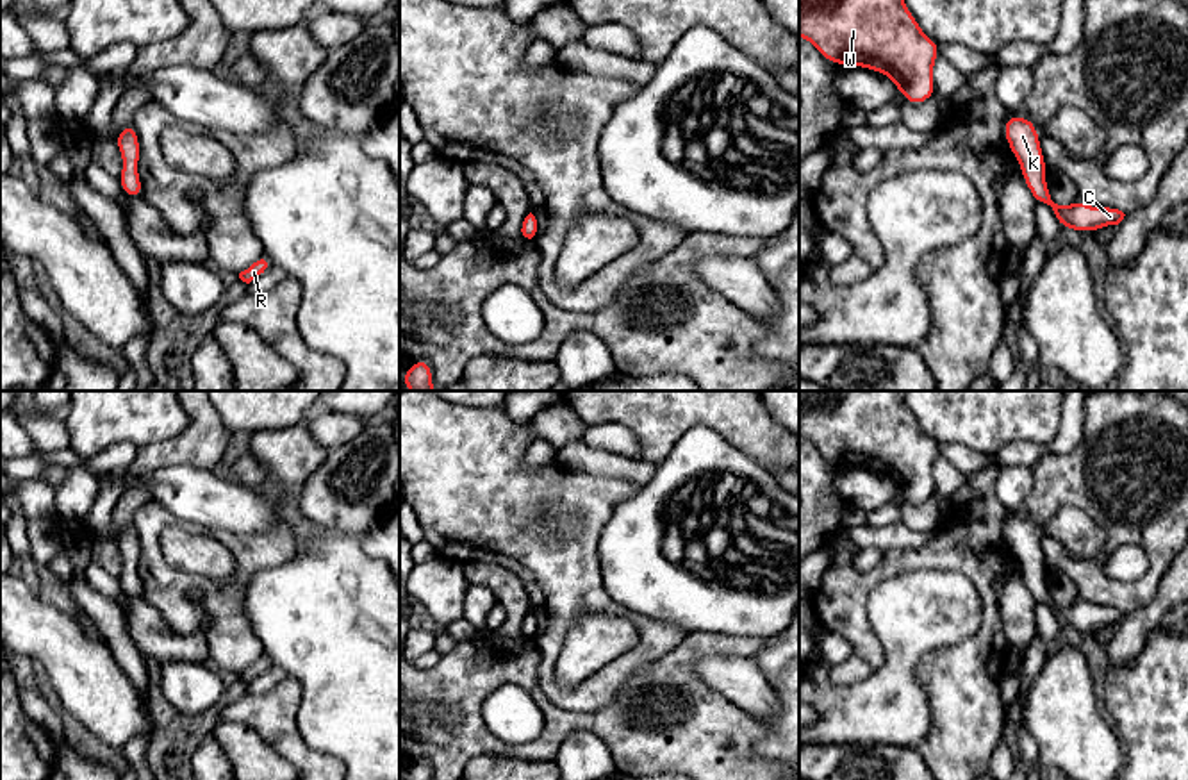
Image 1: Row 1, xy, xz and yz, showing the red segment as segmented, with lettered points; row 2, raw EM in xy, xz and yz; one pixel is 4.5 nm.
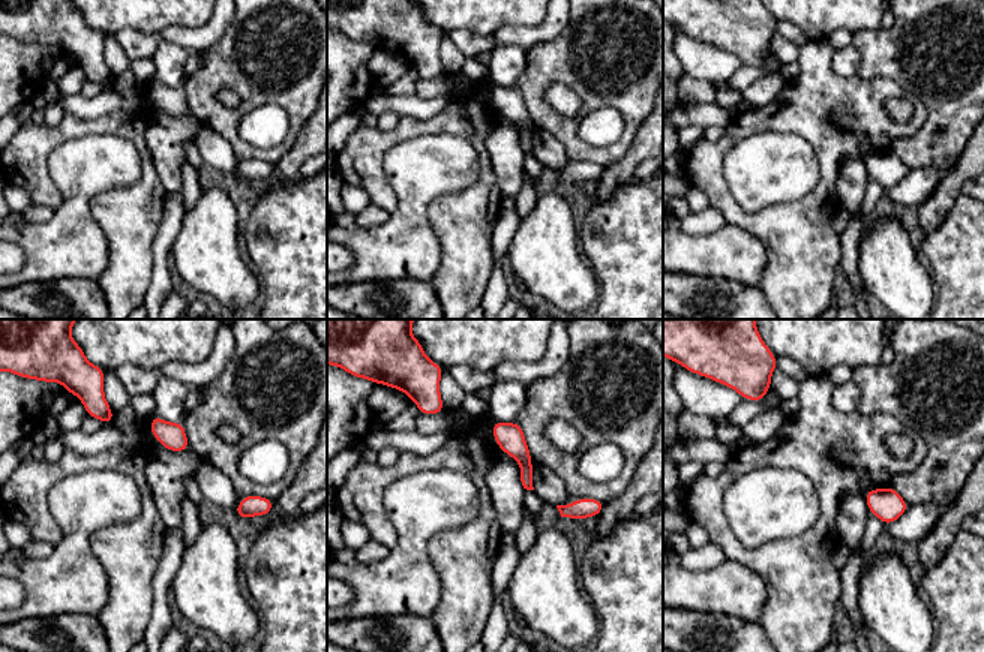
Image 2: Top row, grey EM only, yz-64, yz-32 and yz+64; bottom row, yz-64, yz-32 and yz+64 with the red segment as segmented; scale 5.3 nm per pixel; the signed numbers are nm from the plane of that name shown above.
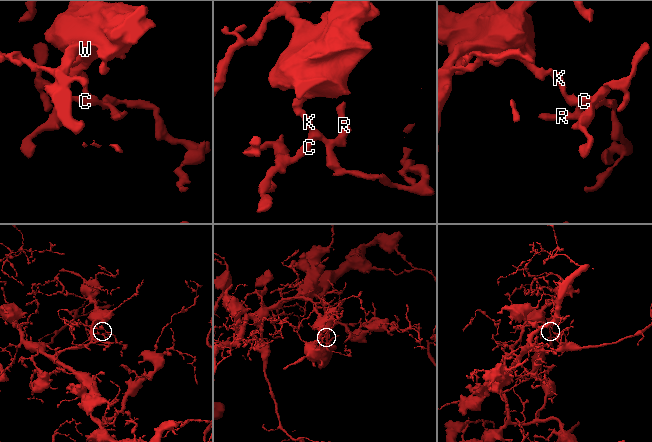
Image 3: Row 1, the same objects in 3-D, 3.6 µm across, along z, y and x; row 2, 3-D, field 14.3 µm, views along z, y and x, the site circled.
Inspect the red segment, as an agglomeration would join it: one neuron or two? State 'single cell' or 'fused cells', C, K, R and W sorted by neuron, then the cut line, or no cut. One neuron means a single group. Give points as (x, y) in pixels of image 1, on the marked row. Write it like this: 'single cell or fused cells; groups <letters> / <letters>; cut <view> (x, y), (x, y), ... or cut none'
single cell; groups C K R W; cut none

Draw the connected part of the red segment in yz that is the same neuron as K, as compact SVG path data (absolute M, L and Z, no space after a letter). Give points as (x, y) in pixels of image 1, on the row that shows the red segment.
M1010 116L1002 129L1035 202L1049 205L1061 228L1093 232L1102 227L1118 225L1124 220L1126 214L1122 211L1108 205L1092 209L1083 200L1072 205L1058 205L1045 184L1047 166L1035 123L1024 116Z

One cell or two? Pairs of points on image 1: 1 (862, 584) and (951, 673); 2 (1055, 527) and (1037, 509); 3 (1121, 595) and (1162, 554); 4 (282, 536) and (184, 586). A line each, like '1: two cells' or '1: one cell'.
1: one cell
2: two cells
3: one cell
4: one cell

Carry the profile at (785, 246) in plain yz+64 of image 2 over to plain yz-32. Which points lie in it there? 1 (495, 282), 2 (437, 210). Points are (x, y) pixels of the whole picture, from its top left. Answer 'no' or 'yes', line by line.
1: no
2: yes

